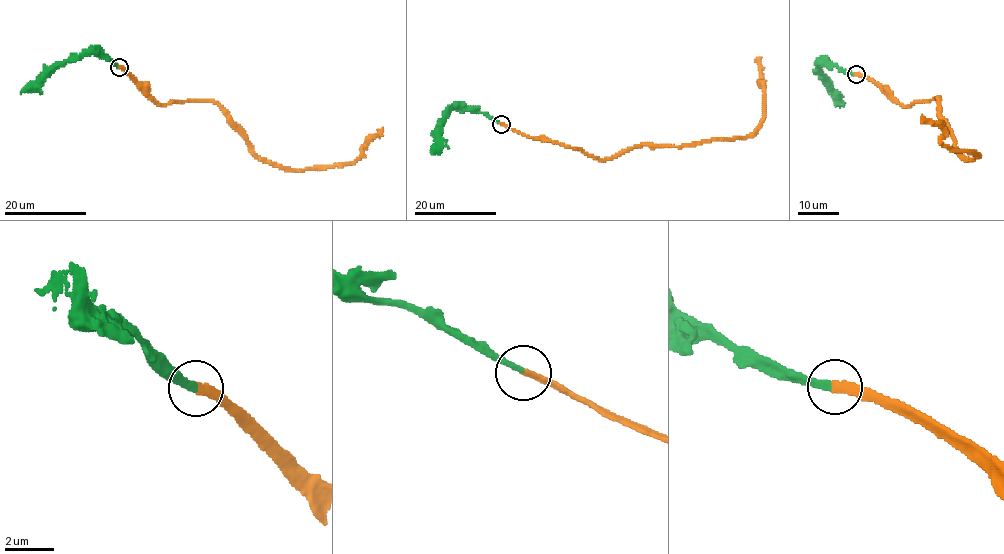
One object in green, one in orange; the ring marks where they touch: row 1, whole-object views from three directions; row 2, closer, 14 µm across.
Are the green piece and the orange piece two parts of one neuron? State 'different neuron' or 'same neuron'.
same neuron

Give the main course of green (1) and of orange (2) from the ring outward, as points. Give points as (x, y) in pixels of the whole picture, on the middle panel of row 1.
1: (501, 123), (479, 112), (454, 105), (444, 121), (433, 154)
2: (501, 123), (598, 158), (611, 159), (643, 144), (750, 137), (763, 118), (758, 58)

